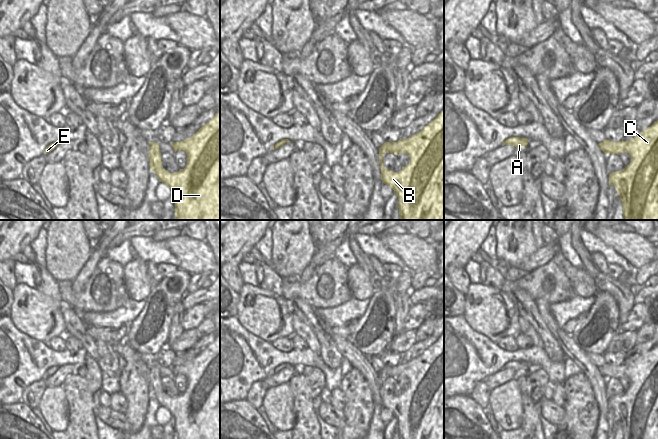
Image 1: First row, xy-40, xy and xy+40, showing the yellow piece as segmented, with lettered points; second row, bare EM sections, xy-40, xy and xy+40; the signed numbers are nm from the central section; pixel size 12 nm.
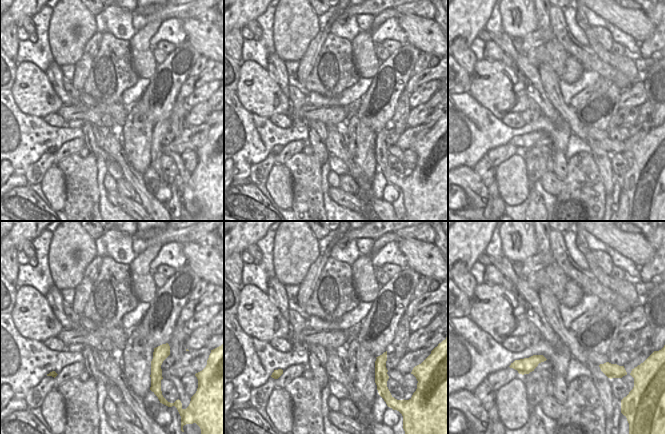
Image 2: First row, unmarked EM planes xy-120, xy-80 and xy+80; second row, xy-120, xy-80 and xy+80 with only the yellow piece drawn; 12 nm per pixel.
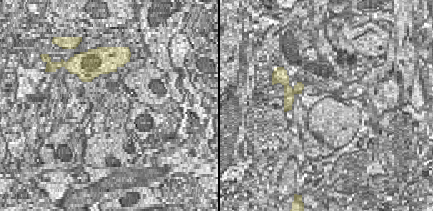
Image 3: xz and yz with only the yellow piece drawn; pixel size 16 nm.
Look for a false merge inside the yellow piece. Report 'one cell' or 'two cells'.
one cell

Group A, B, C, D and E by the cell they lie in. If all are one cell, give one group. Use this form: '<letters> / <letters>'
A B C D E

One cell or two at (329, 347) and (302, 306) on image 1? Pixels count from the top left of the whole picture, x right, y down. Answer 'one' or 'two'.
one

